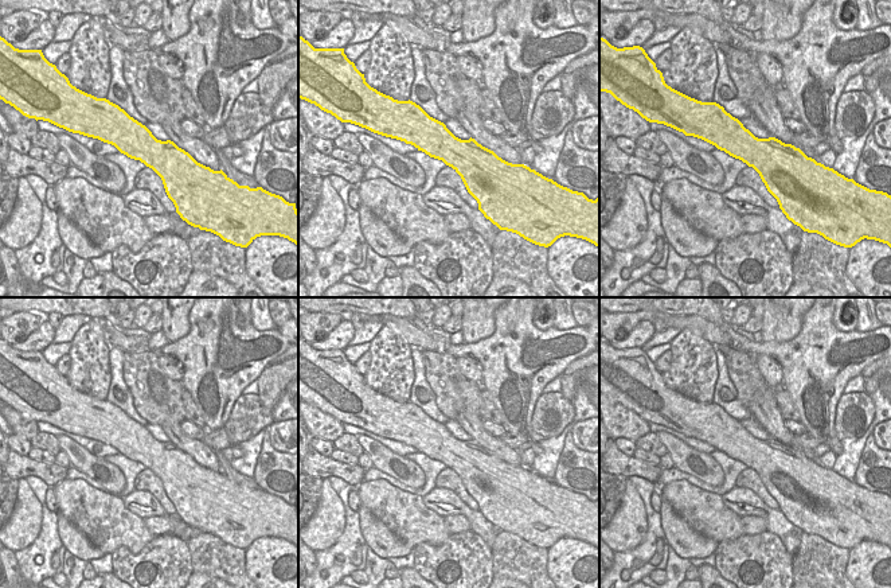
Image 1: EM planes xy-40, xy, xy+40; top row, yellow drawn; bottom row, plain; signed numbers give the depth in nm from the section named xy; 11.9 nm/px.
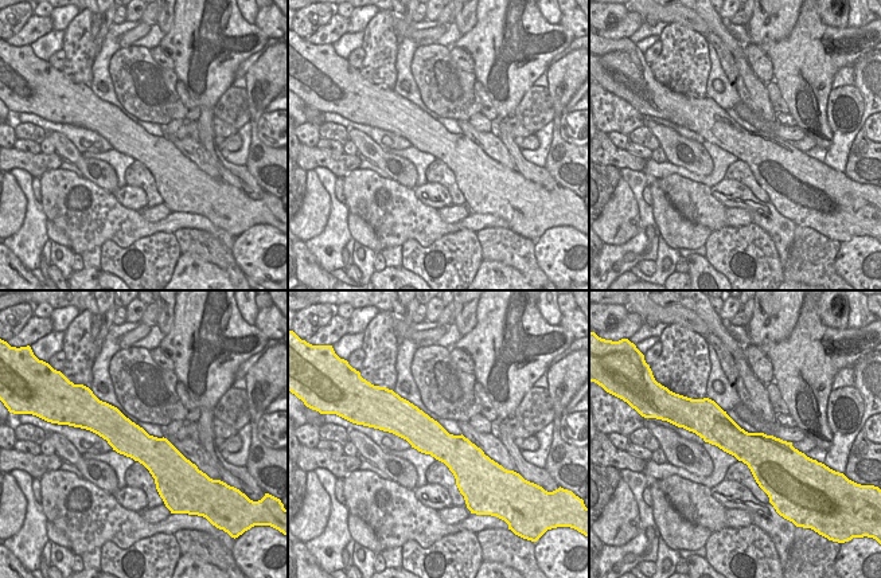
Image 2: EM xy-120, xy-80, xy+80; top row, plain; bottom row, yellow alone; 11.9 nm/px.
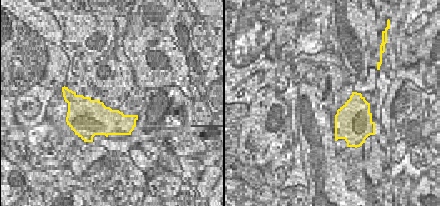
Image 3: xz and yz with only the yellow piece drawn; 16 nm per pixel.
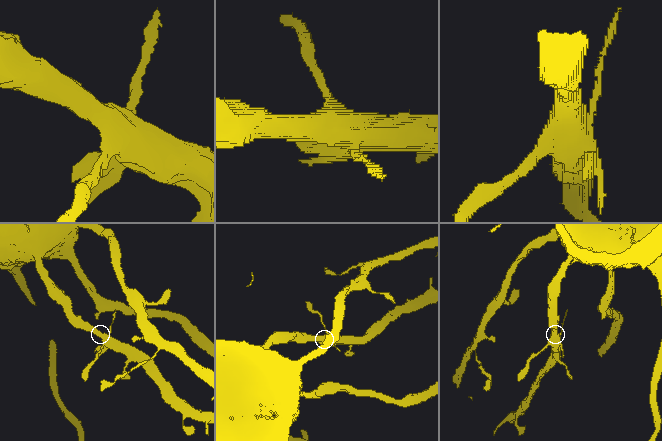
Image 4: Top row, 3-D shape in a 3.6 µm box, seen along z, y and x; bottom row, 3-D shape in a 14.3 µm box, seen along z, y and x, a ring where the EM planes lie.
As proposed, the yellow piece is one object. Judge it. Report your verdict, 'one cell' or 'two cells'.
two cells

